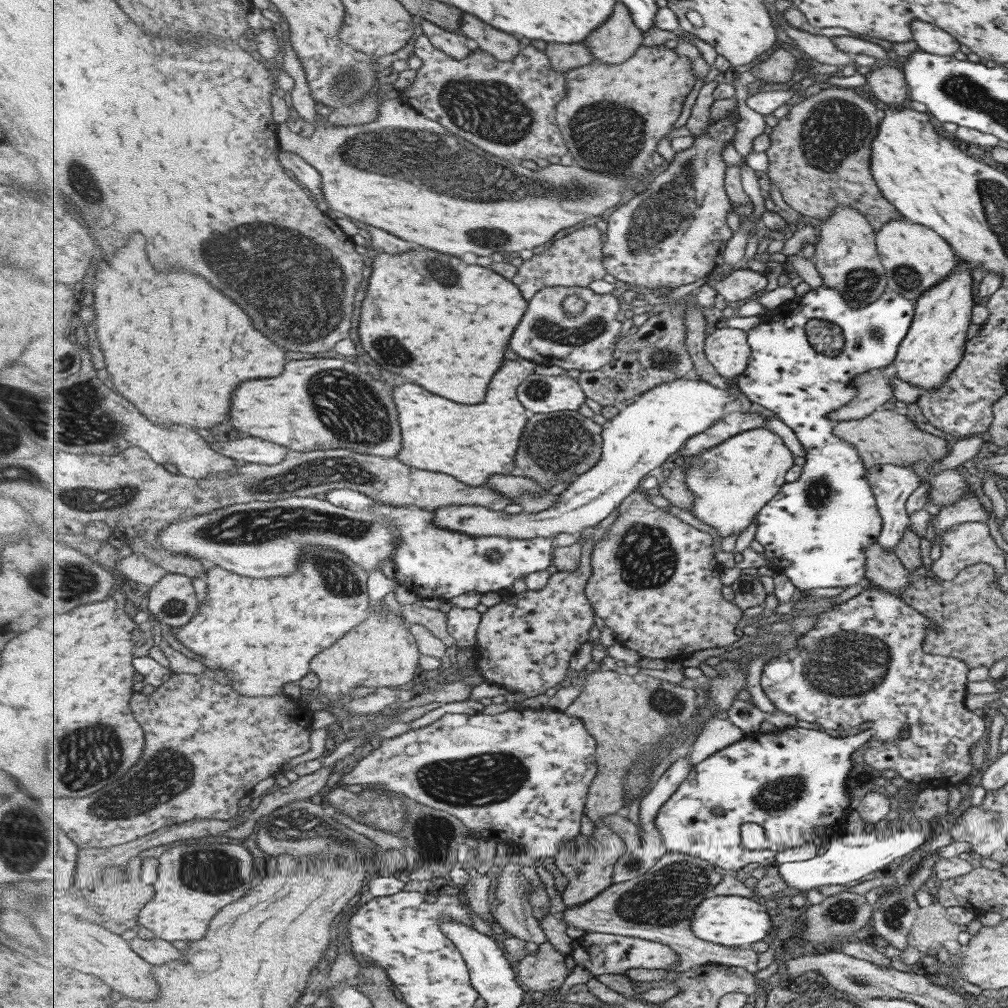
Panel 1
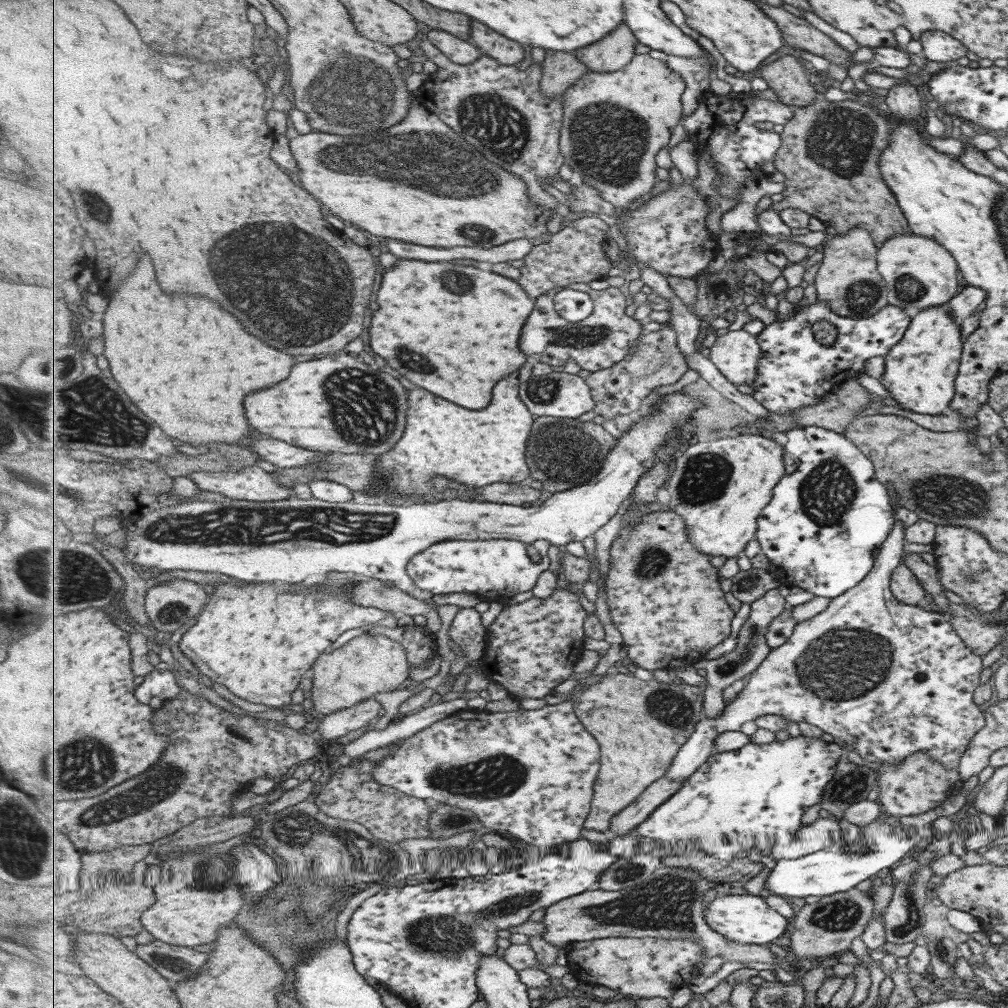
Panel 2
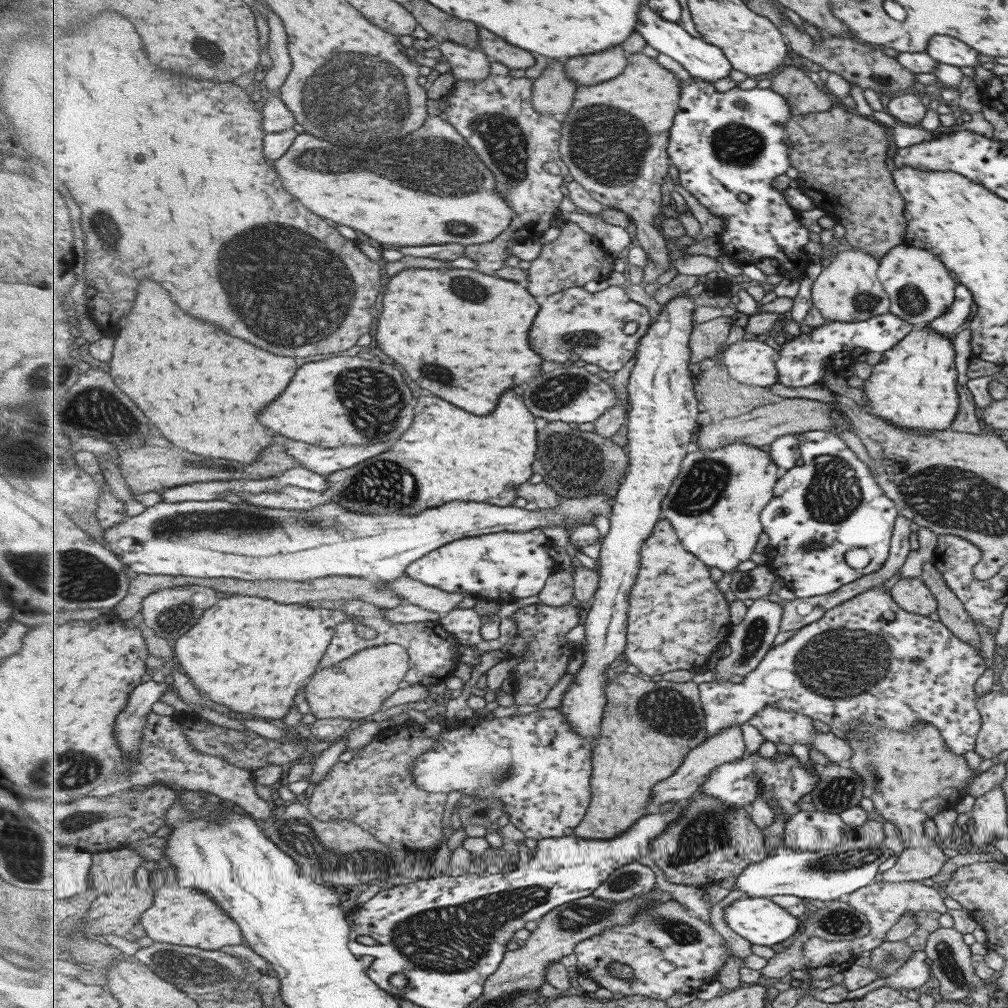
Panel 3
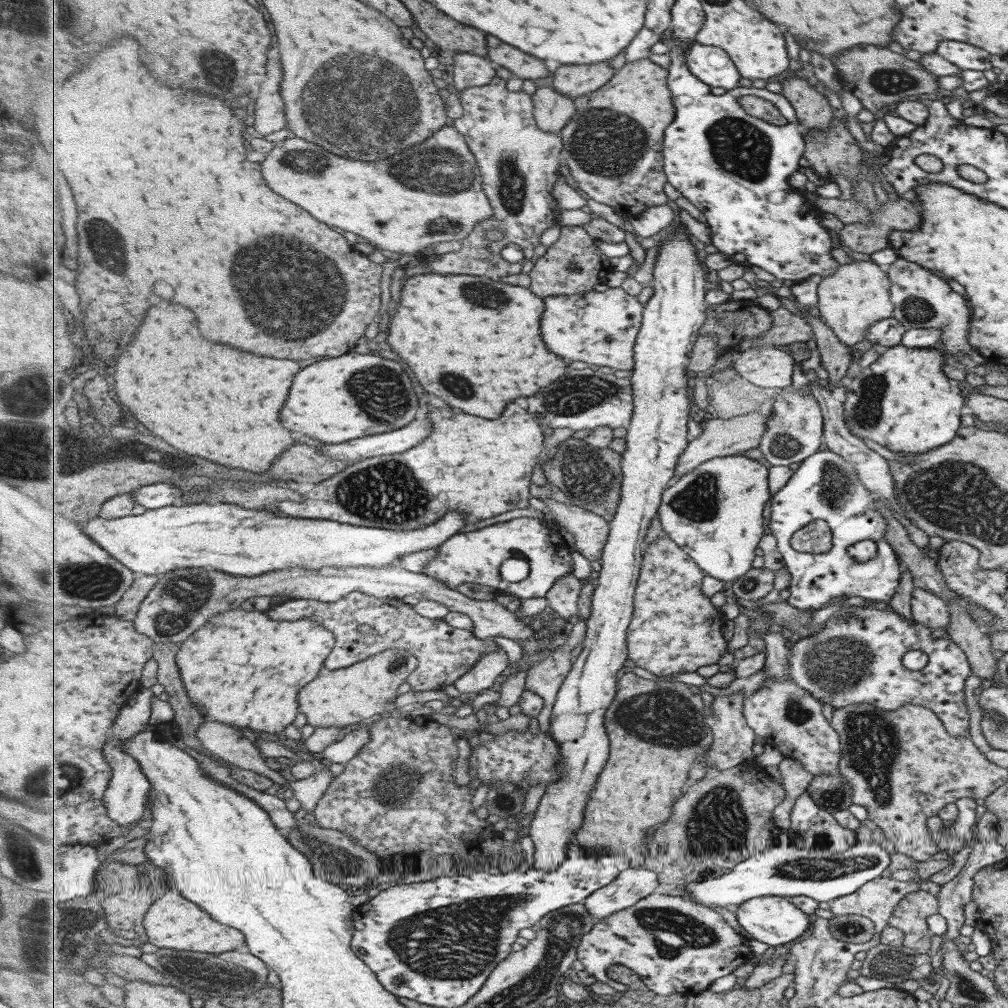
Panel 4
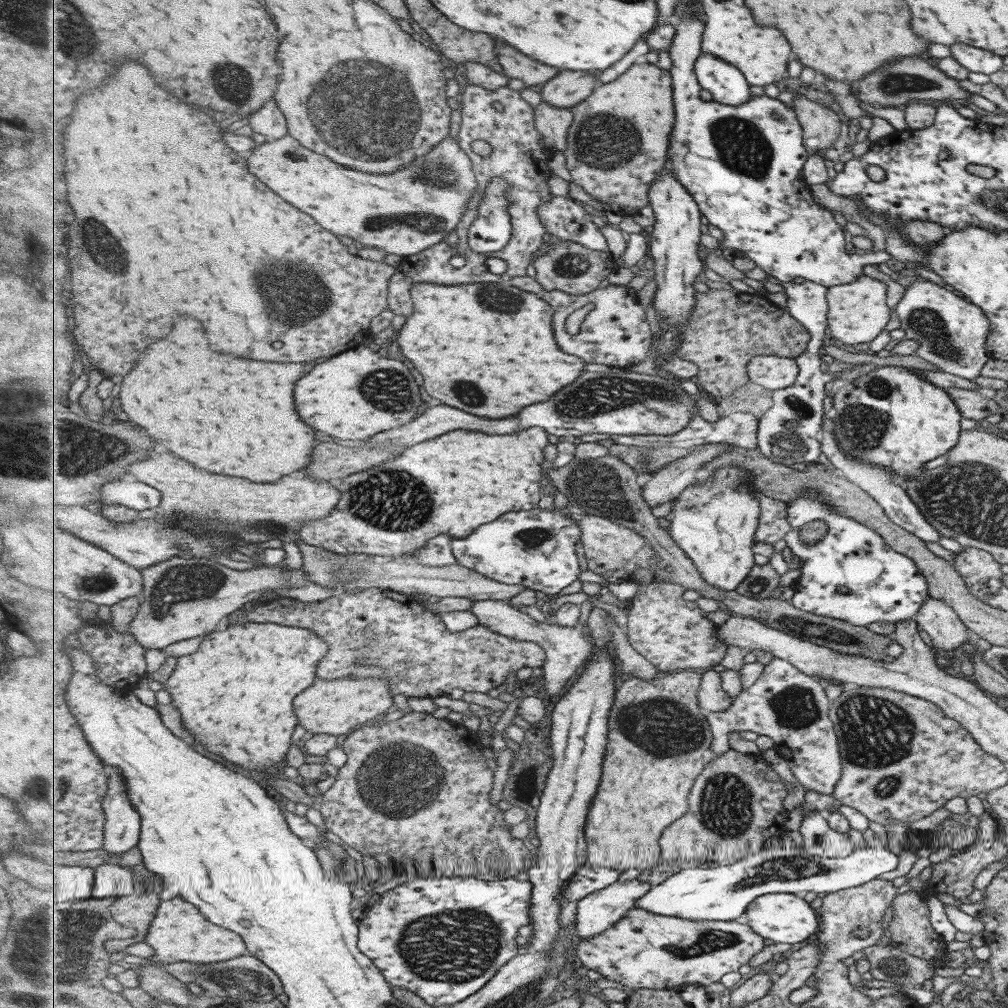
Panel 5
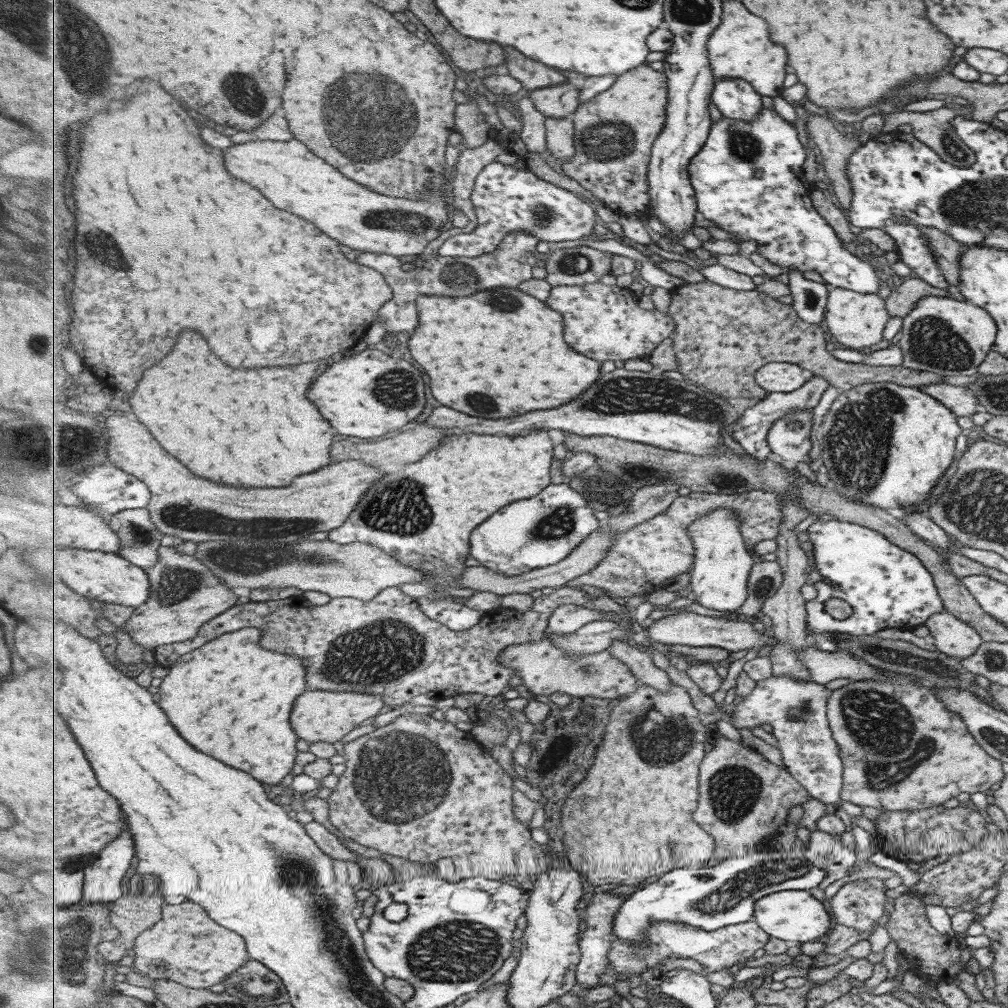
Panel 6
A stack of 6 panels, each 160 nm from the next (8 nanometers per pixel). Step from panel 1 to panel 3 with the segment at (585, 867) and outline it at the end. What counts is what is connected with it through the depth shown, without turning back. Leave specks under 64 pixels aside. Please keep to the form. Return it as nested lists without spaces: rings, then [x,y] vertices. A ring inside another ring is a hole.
[[[739,725],[727,727],[727,729],[723,729],[721,733],[708,737],[705,743],[687,754],[682,768],[675,771],[673,776],[666,778],[666,780],[662,780],[659,784],[654,786],[652,801],[648,806],[648,812],[651,814],[657,813],[659,806],[663,806],[663,804],[667,804],[667,802],[671,800],[686,801],[690,799],[702,787],[702,784],[705,784],[709,775],[712,775],[714,768],[725,766],[725,764],[731,764],[731,762],[737,762],[737,760],[743,760],[746,755],[747,746],[743,729],[741,729]]]

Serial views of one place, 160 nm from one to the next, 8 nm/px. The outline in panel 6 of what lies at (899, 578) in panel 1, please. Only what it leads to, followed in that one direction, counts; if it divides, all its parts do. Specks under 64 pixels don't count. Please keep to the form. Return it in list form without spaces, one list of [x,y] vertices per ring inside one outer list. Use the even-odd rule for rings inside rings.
[[[945,609],[933,613],[924,625],[929,630],[928,641],[937,651],[949,657],[967,658],[982,643],[982,638],[973,628]]]

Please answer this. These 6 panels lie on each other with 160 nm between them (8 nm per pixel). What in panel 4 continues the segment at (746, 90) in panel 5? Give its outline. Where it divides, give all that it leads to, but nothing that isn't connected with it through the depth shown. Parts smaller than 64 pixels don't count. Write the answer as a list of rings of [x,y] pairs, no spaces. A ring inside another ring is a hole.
[[[695,41],[688,46],[686,52],[690,71],[705,84],[719,86],[727,91],[739,87],[742,74],[727,51]]]

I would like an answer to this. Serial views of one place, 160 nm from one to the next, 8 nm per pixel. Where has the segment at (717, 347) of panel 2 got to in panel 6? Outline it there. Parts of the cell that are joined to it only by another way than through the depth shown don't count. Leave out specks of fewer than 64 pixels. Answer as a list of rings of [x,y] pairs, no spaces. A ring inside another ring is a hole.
[[[772,362],[759,368],[756,381],[761,388],[772,392],[795,392],[808,380],[805,369],[798,364]]]

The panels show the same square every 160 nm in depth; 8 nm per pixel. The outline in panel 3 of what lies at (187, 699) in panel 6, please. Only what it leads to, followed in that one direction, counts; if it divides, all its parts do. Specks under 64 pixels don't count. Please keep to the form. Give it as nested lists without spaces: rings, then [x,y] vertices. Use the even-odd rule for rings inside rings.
[[[232,594],[208,608],[199,622],[174,642],[175,654],[190,682],[213,702],[225,704],[231,713],[250,714],[255,719],[276,723],[289,716],[299,688],[306,686],[319,670],[338,626],[348,620],[350,616],[339,609],[284,605],[267,597]]]

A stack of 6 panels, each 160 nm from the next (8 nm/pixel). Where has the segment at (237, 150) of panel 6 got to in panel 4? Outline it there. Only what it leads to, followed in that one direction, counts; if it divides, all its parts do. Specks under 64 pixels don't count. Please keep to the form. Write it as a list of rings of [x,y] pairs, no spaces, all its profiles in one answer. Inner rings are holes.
[[[442,126],[435,134],[432,134],[427,140],[415,146],[405,148],[401,154],[395,154],[387,160],[355,160],[355,156],[337,156],[336,152],[331,152],[326,148],[320,147],[318,144],[305,140],[303,137],[285,138],[281,142],[275,143],[275,148],[265,155],[264,161],[261,163],[261,174],[267,176],[267,182],[271,184],[271,188],[275,192],[279,192],[281,196],[287,197],[287,200],[303,206],[305,210],[309,210],[317,220],[323,220],[325,224],[331,224],[331,226],[339,226],[341,231],[349,230],[349,232],[355,232],[363,238],[367,238],[369,242],[390,250],[391,252],[397,252],[408,255],[415,255],[418,253],[427,253],[433,244],[439,242],[448,241],[465,241],[469,238],[469,235],[478,230],[481,225],[489,225],[490,221],[495,215],[493,212],[493,206],[490,204],[490,197],[486,195],[483,188],[483,177],[479,163],[476,156],[472,153],[466,137],[458,132],[458,129],[451,126]]]

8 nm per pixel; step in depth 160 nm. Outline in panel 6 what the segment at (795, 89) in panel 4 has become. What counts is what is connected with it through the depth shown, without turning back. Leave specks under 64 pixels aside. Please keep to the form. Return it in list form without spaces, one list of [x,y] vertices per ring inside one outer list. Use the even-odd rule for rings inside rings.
[[[811,113],[807,121],[808,136],[819,150],[819,162],[825,176],[831,180],[833,196],[837,198],[840,207],[847,210],[851,187],[846,177],[845,163],[852,151],[857,150],[857,142],[837,131],[833,122],[824,115]]]

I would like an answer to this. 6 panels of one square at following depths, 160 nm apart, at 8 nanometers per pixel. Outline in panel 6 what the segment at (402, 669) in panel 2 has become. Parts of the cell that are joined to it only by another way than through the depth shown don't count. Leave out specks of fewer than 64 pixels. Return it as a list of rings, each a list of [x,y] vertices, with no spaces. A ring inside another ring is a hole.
[[[307,690],[299,696],[299,704],[295,704],[291,714],[291,725],[298,737],[309,745],[317,742],[333,744],[343,740],[351,730],[361,727],[381,714],[385,702],[383,696],[361,694],[357,692],[331,692]]]

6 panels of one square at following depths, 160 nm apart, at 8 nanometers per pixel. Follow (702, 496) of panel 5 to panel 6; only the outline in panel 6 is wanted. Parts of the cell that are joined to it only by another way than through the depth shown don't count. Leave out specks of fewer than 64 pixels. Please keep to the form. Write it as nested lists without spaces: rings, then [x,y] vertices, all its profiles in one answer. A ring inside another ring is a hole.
[[[719,507],[698,518],[690,528],[696,552],[691,570],[692,596],[706,608],[737,612],[748,599],[750,574],[755,560],[740,526],[742,522],[736,510]]]

